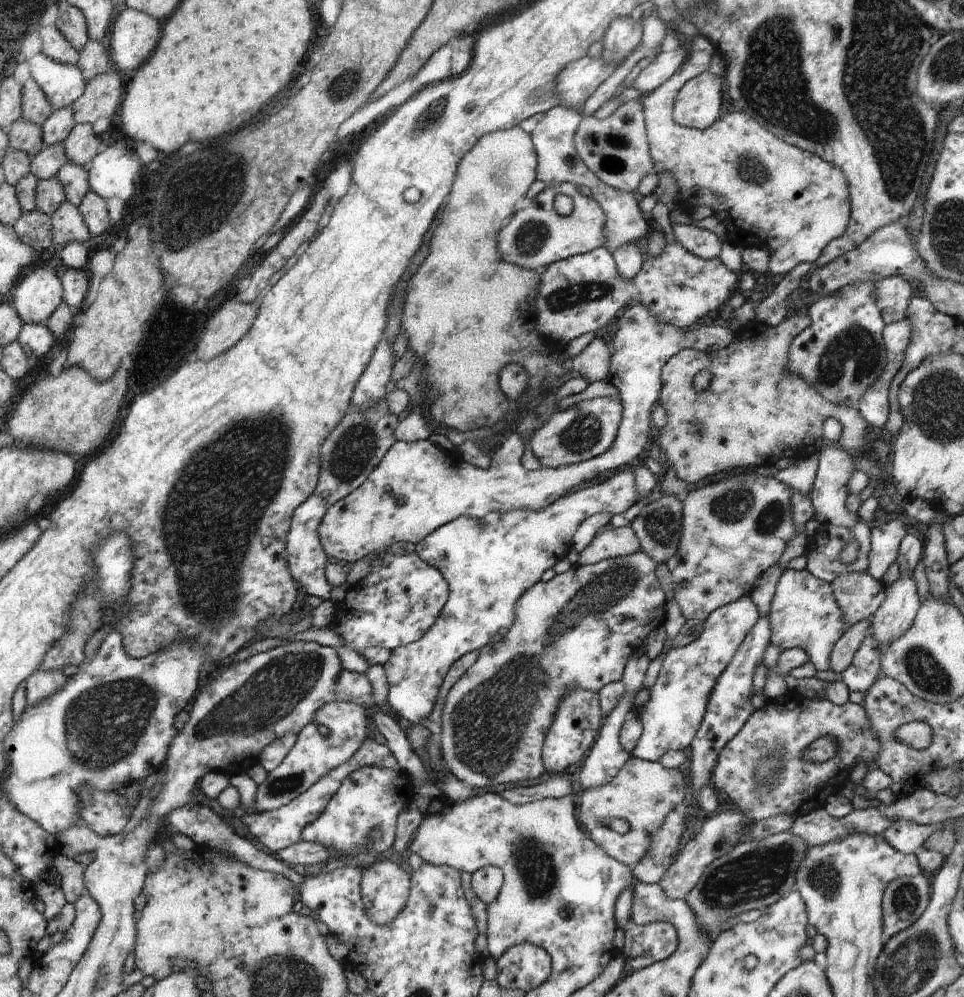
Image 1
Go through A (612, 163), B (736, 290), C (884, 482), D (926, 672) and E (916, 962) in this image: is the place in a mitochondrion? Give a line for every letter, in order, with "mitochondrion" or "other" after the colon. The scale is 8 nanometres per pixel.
A: mitochondrion
B: other
C: other
D: mitochondrion
E: mitochondrion

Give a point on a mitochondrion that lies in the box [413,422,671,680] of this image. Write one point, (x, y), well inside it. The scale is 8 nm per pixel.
(608, 588)

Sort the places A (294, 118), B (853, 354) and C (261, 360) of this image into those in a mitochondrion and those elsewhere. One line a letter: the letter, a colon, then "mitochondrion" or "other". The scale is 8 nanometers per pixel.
A: other
B: mitochondrion
C: other

